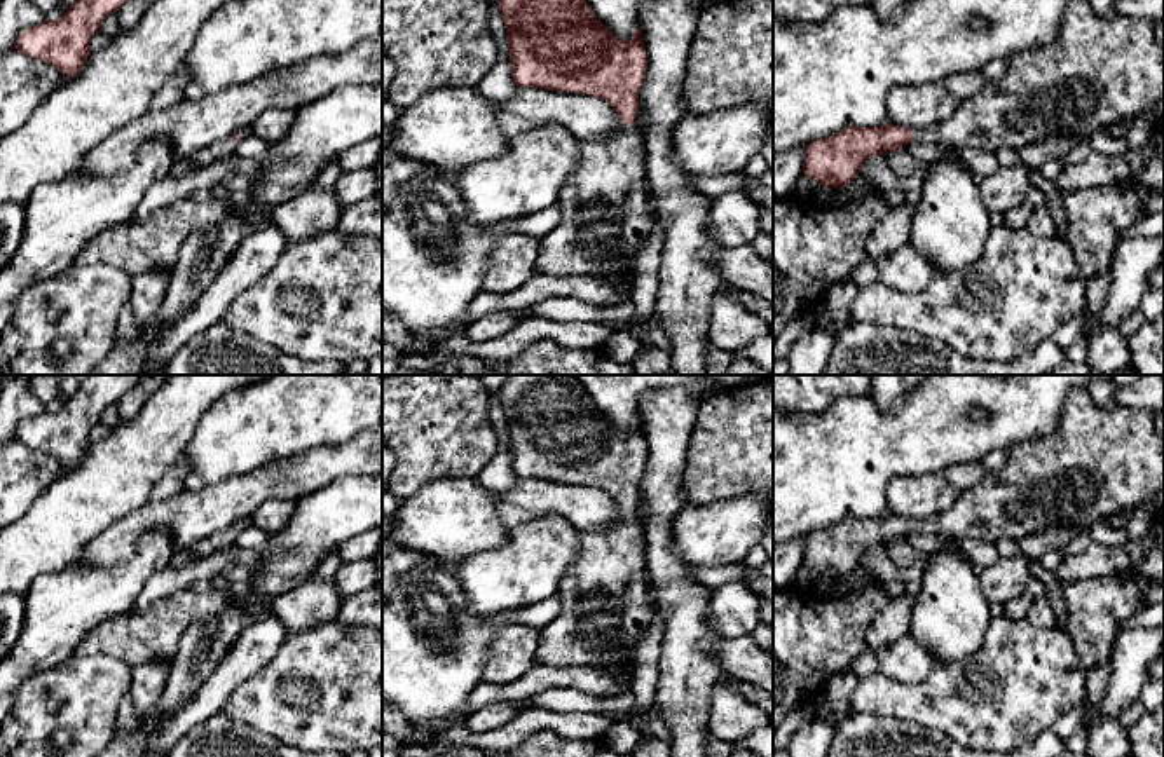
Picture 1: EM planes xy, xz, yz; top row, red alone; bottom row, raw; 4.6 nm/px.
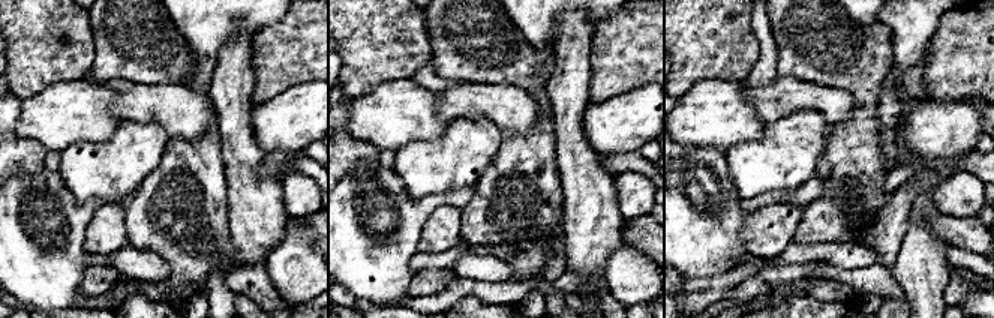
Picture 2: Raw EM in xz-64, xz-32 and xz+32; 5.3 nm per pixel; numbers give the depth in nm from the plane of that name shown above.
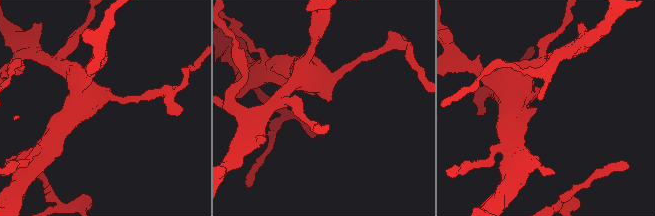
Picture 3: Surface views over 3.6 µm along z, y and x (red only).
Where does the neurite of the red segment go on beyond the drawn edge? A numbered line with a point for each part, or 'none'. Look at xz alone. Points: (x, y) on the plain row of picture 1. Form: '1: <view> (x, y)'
1: xz (604, 609)

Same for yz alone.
1: yz (1098, 461)

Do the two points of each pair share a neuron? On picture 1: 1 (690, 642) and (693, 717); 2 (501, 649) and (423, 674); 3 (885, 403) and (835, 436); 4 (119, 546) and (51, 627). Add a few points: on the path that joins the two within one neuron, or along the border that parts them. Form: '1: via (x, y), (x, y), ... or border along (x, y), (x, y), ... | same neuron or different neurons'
1: via (690, 661), (690, 698) | same neuron
2: border along (513, 621), (506, 623), (489, 644), (482, 679) | different neurons
3: border along (906, 393), (887, 412), (869, 395) | different neurons
4: border along (138, 548), (130, 559), (117, 564), (72, 566) | different neurons

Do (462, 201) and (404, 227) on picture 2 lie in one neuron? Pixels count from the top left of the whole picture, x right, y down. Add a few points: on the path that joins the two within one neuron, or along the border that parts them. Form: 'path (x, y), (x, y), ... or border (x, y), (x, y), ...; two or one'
path (447, 200), (435, 200), (419, 212); one

